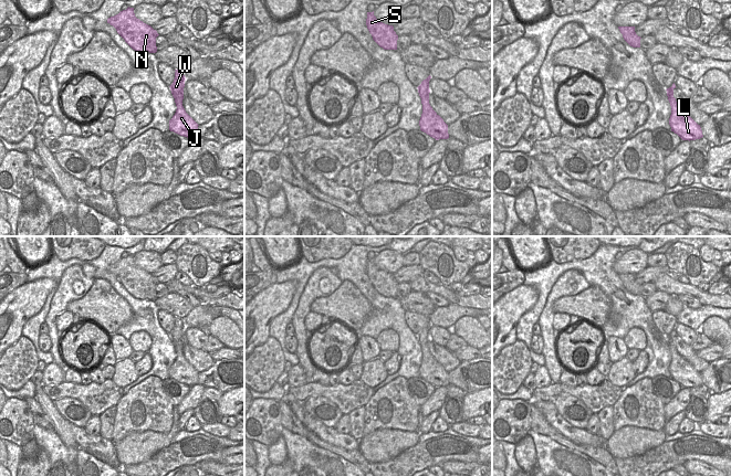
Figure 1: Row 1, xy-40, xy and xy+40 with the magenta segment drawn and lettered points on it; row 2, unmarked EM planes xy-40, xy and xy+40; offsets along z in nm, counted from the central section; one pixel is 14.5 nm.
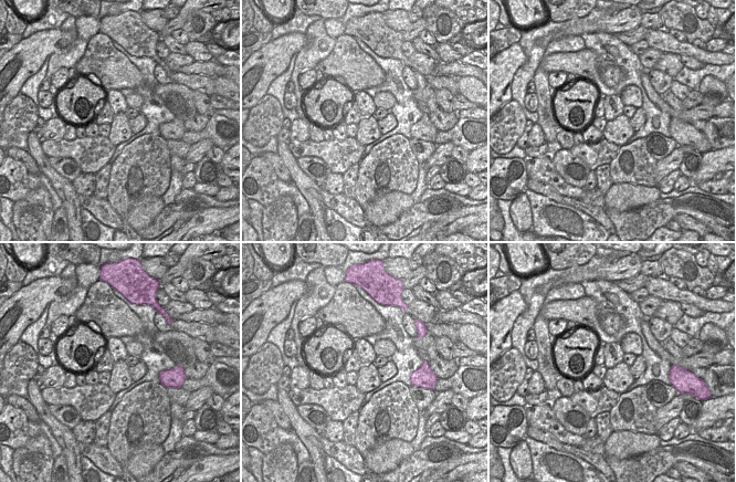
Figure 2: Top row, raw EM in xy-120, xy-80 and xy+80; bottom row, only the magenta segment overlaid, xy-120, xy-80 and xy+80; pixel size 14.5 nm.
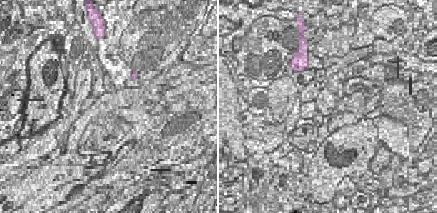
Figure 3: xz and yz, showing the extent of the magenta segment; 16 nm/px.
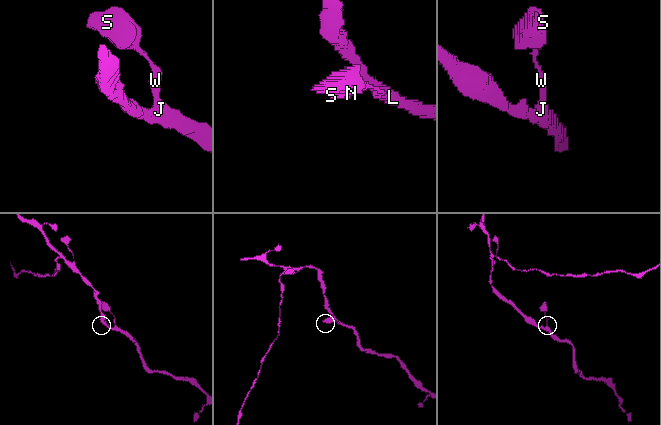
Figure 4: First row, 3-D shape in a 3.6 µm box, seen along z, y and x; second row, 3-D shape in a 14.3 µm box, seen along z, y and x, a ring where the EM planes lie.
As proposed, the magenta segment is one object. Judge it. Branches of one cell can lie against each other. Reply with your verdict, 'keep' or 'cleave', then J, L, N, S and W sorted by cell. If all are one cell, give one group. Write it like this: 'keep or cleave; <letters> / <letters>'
keep; J L N S W

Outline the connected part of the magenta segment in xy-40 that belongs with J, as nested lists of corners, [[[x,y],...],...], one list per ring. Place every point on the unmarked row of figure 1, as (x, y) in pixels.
[[[175,317],[175,326],[169,334],[177,353],[176,360],[169,368],[169,378],[189,387],[198,384],[198,371],[186,360],[182,353],[186,325],[184,319]]]

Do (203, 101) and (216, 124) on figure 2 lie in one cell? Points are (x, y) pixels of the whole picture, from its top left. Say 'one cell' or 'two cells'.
two cells

